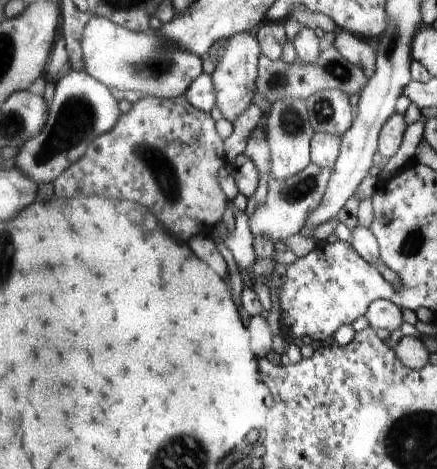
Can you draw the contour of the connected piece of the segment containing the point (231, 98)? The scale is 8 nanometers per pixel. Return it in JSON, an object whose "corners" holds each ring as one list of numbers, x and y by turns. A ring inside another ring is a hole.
{"corners":[[241,34,241,36,233,36,229,42,223,42,221,46,217,44,213,54,219,58,219,64,211,74,217,90,217,108,223,112,225,120,235,122,247,108,253,106,257,92,261,92,259,88,259,78,261,78,259,58,263,56,261,44,255,34]]}

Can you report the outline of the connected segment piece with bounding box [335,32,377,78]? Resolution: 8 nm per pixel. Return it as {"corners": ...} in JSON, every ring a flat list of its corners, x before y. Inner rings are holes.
{"corners":[[339,32,335,36,335,46,347,60,361,66,369,74,369,78,375,76,375,72,377,72,377,50,373,50,369,44,359,40,353,32]]}

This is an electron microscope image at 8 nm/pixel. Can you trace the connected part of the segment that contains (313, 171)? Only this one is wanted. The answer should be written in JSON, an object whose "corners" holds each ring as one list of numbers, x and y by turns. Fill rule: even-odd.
{"corners":[[311,164,305,168,301,174,291,176,287,180,279,178,269,178,269,188,267,188,267,200,255,208,255,214,251,216,251,230,255,238,271,238,273,242,287,242,297,234,303,234,303,226,307,226,309,216,321,206,329,182,331,182,333,170,331,168,321,168,319,164]]}

